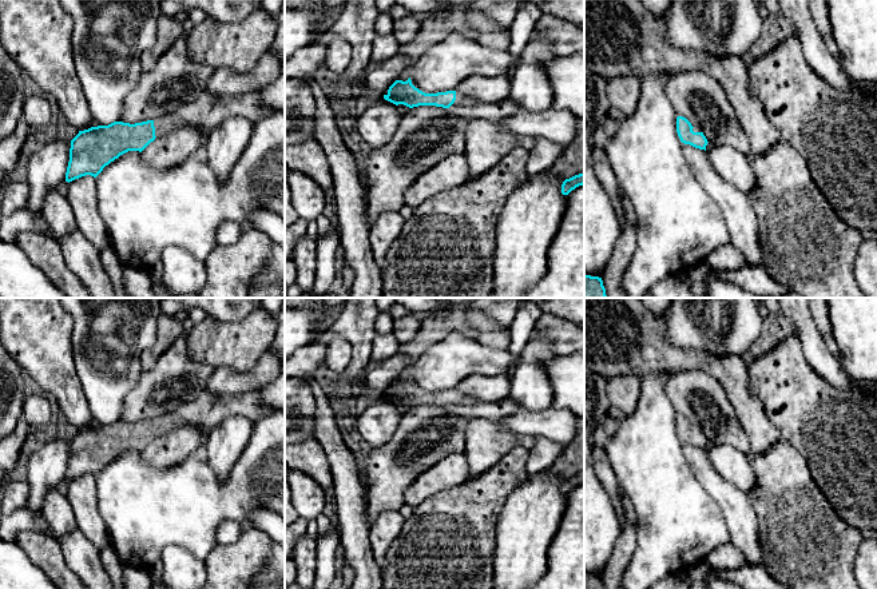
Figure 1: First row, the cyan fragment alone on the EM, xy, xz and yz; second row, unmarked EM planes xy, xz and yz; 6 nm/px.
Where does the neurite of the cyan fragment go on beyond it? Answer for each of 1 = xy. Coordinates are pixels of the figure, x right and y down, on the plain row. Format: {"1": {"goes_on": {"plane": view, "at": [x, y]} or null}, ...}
{"1": {"goes_on": {"plane": "xy", "at": [206, 412]}}}

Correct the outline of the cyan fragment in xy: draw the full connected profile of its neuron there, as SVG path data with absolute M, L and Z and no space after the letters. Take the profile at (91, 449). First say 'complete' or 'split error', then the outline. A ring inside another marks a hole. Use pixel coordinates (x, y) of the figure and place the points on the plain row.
split error; M206 389L197 399L155 419L135 423L114 421L79 430L71 439L66 481L86 474L96 477L120 454L128 450L142 451L156 437L184 425L194 425L206 437L230 415L243 415L255 422L275 413L265 407L259 398L259 391L219 395Z

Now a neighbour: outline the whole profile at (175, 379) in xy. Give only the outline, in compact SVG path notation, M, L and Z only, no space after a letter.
M186 335L179 337L150 370L143 370L134 389L124 398L119 421L155 419L197 399L206 389L215 369L189 357Z

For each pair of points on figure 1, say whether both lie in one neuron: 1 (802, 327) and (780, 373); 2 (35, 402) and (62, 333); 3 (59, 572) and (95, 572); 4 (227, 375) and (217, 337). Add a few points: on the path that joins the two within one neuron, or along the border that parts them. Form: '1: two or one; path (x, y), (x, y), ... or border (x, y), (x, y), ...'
1: two; border (796, 333), (802, 355), (809, 365)
2: two; border (43, 393), (48, 397)
3: two; border (59, 544), (67, 565), (76, 574)
4: two; border (256, 362), (243, 371), (215, 369)

